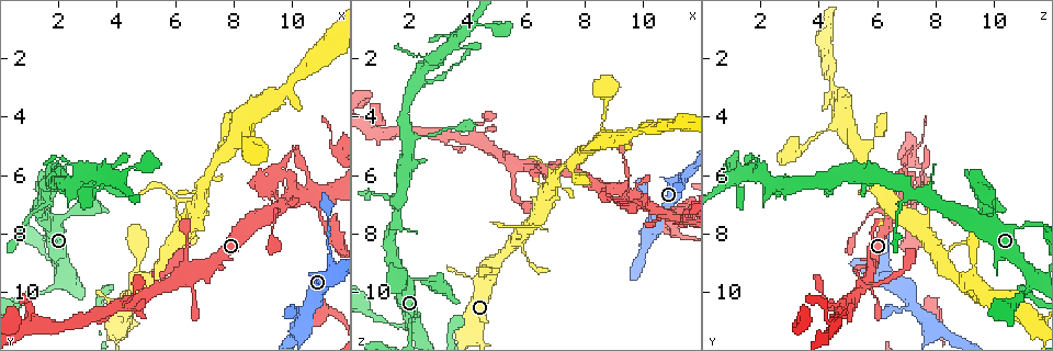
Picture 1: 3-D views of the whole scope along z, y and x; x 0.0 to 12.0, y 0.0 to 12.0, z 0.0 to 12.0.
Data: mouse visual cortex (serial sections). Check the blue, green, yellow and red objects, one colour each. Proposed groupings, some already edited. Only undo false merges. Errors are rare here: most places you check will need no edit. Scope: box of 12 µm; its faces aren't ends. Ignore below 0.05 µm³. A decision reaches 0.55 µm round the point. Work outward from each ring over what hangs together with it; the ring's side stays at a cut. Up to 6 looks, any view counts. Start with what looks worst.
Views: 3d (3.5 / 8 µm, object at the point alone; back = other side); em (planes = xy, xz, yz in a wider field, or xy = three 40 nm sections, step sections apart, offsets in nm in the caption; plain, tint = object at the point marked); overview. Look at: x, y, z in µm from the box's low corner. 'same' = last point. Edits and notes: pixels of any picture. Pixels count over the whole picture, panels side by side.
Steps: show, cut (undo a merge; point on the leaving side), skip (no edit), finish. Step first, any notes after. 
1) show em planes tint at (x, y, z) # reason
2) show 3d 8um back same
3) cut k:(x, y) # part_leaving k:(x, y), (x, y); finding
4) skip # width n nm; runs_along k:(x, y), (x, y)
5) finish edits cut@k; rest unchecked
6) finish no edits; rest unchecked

show 3d 3.5um at (9.4, 8.0, 5.3) # thin neck

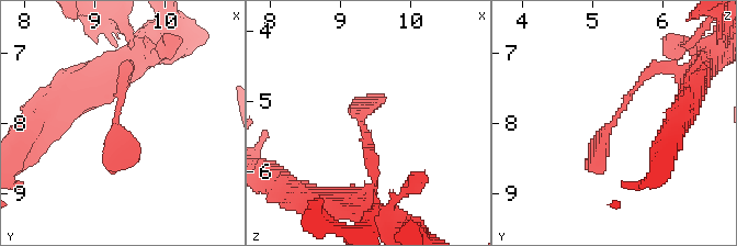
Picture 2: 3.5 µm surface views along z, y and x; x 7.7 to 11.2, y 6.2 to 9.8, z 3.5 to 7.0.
show em xy step 2 tint at (9.30, 7.90, 5.35) # shape alone is not enough

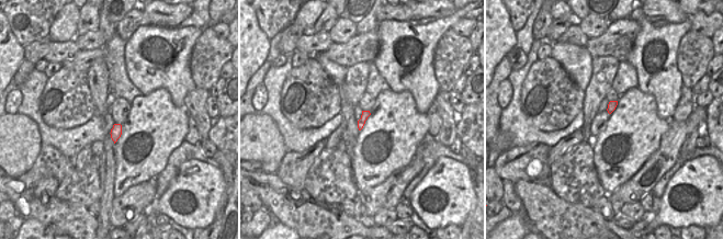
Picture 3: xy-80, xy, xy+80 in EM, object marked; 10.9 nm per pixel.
show em xy step 1 tint same # cut it another way

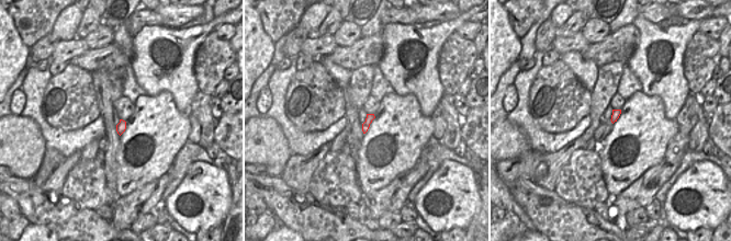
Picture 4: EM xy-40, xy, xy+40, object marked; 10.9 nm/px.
skip # runs_along 2:(661, 68), (633, 88), (586, 163); continuous, no second cell

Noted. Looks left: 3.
show 3d 3.5um at (9.8, 6.0, 7.1) # a narrow waist

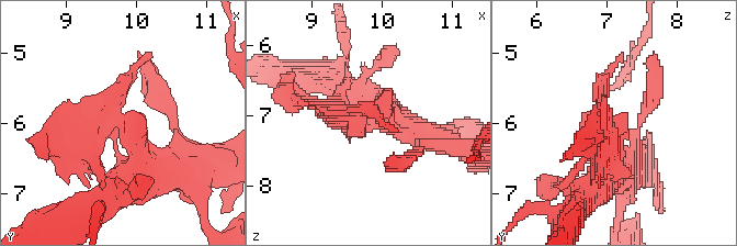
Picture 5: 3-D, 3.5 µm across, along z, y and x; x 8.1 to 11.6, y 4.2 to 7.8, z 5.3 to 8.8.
skip # runs_along 5:(140, 178), (127, 121), (63, 155); one cell here

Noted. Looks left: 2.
show 3d 3.5um at (2.2, 9.5, 11.2) # arms part here

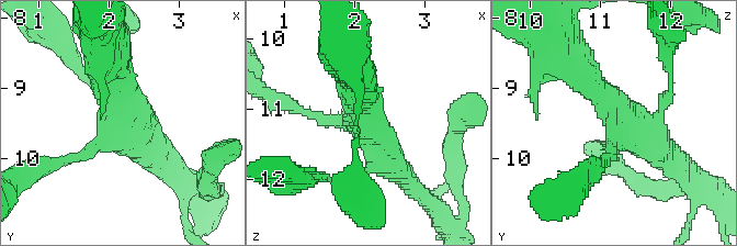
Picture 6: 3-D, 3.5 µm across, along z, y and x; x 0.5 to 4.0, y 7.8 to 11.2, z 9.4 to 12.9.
show em xy step 2 tint at (2.20, 9.50, 11.25) # arms 3; arm_widths 150, 250, 400 nm

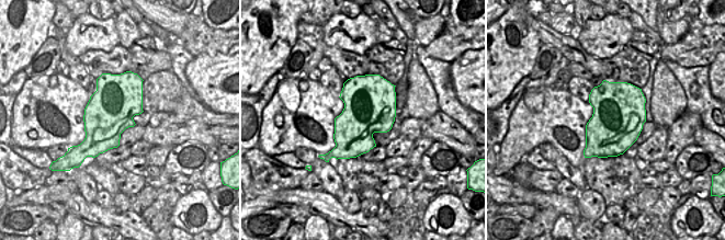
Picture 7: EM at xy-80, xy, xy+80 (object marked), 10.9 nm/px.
skip # runs_along 6:(111, 64), (121, 121), (101, 145), (64, 158); all the same cell

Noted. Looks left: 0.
finish no edits; rest unchecked

